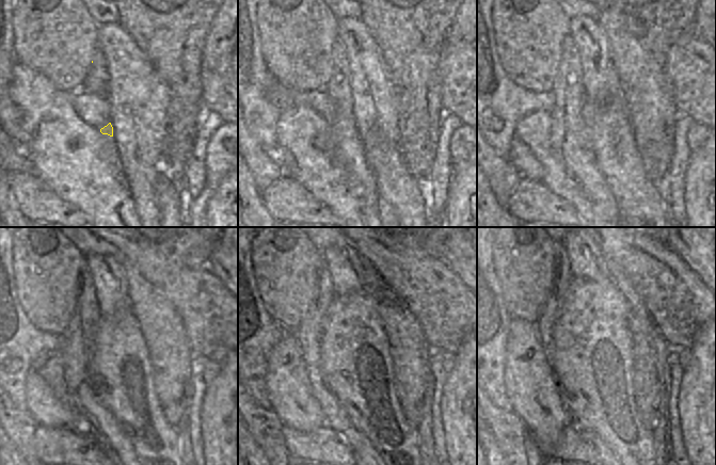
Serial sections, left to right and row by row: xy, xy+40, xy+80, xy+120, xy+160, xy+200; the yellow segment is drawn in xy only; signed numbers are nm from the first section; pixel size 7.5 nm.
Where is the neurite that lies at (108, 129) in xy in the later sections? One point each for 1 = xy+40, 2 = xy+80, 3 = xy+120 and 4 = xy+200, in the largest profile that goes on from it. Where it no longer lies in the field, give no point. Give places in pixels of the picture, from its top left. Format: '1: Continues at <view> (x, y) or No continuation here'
1: Continues at xy+40 (341, 141)
2: Continues at xy+80 (569, 135)
3: Continues at xy+120 (75, 353)
4: Continues at xy+200 (562, 278).

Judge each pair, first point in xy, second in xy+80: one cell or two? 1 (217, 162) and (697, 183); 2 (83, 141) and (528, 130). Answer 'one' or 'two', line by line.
1: two
2: one

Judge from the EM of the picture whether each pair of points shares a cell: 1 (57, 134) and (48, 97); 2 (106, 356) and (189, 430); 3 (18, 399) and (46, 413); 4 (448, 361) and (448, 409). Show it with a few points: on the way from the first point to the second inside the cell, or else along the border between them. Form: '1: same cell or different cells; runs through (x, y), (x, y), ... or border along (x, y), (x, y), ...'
1: same cell; runs through (57, 125), (60, 117), (49, 107)
2: different cells; border along (174, 427), (178, 434), (177, 449), (179, 451)
3: different cells; border along (25, 377), (25, 405), (27, 409)
4: different cells; border along (455, 356), (455, 365), (446, 375)

